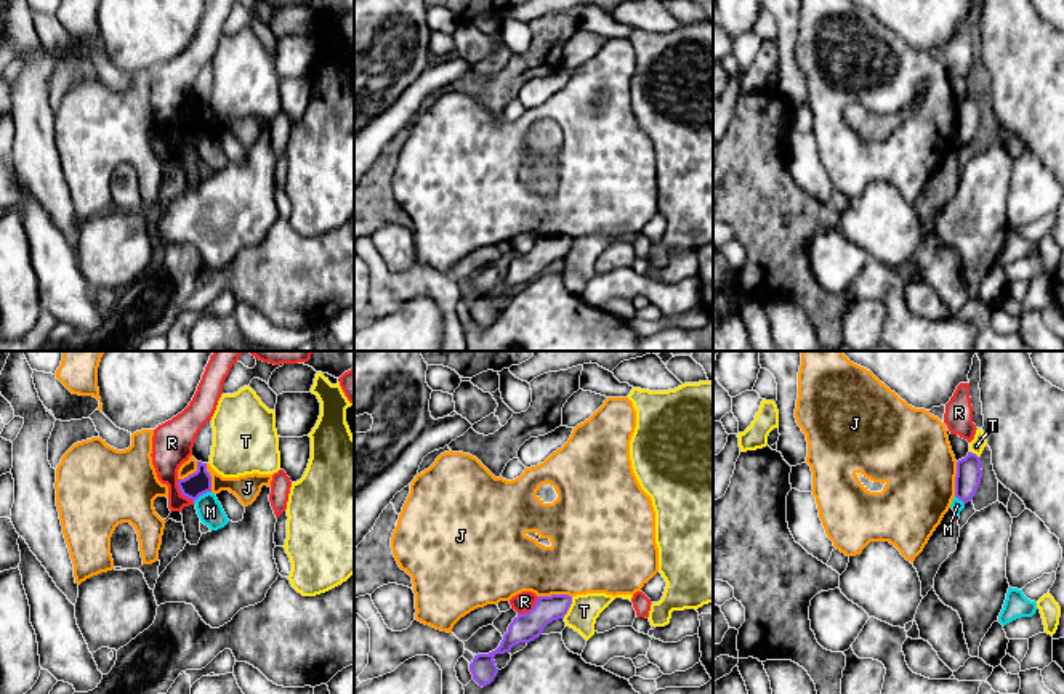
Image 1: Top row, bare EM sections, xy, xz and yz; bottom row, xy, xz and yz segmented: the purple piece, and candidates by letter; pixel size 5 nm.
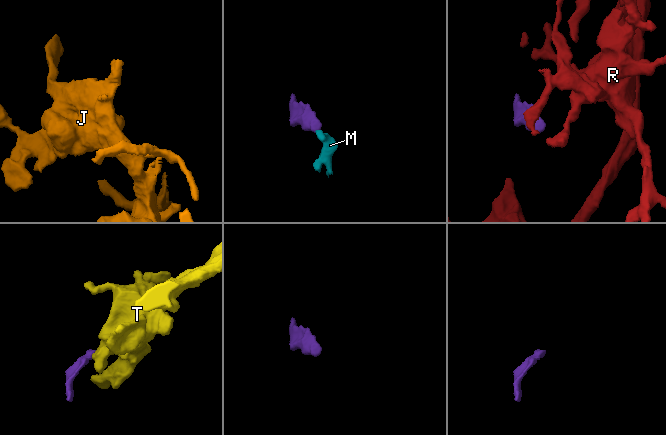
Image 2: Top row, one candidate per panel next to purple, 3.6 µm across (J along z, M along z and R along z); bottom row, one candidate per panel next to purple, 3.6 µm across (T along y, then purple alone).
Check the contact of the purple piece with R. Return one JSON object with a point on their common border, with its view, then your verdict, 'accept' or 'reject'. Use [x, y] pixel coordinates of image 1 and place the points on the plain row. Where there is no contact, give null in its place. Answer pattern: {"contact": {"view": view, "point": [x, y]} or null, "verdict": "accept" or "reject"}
{"contact": {"view": "xy", "point": [181, 133]}, "verdict": "reject"}

